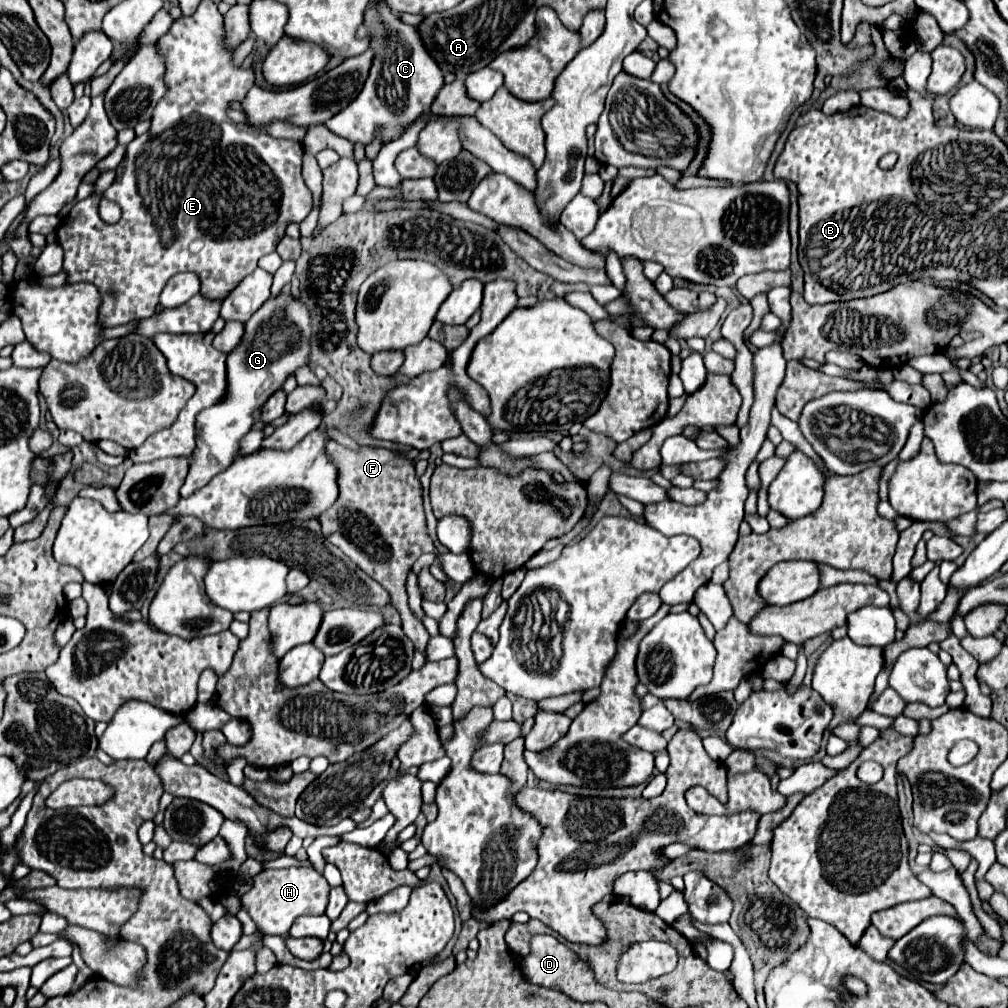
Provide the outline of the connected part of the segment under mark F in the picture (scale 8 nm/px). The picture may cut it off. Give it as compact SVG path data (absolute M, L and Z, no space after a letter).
M335 440L327 442L327 456L337 468L337 484L339 484L339 496L335 504L319 516L323 536L335 544L343 554L349 556L351 562L355 562L365 574L375 578L379 584L383 584L391 592L393 606L399 610L403 618L403 632L409 636L409 640L415 644L415 650L425 656L429 632L425 626L411 614L407 606L407 592L405 592L405 580L407 572L415 564L415 560L423 552L435 552L435 546L431 538L427 536L425 526L425 514L423 514L423 500L421 500L421 482L415 476L415 468L411 460L405 460L401 456L395 456L393 452L385 448L373 448L373 446L359 446L359 450L351 450Z

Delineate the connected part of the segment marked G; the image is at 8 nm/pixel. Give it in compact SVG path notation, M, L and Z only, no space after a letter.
M279 294L277 298L269 298L247 322L245 322L245 336L241 344L227 356L227 396L221 404L213 408L205 408L197 416L197 448L191 458L191 468L187 474L185 484L181 486L181 496L187 498L191 496L197 488L203 488L213 476L223 472L231 462L233 456L239 448L239 440L251 430L253 418L251 412L265 404L267 398L279 390L289 374L297 370L297 366L303 366L309 362L309 336L311 336L311 326L309 326L309 312L301 300L293 300L291 296Z

